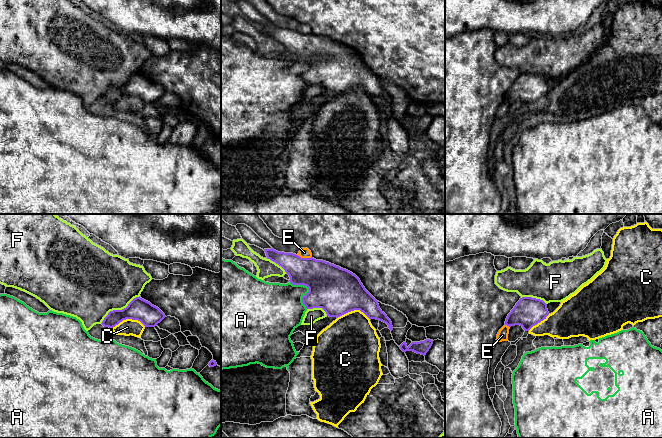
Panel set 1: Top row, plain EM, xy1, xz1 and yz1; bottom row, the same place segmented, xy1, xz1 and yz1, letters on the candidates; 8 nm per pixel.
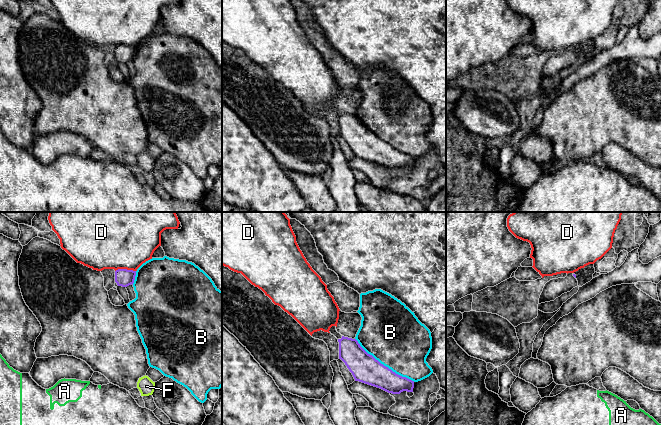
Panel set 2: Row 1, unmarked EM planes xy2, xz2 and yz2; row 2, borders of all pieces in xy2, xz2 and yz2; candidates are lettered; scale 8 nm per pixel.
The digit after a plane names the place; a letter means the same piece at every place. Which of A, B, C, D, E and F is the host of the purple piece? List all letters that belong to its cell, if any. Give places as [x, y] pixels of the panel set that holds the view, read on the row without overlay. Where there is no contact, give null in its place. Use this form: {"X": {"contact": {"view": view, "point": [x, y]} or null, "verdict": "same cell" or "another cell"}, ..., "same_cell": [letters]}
{"A": {"contact": {"view": "xz1", "point": [309, 65]}, "verdict": "another cell"}, "B": {"contact": {"view": "xz2", "point": [383, 141]}, "verdict": "another cell"}, "C": {"contact": {"view": "xy1", "point": [128, 94]}, "verdict": "another cell"}, "D": {"contact": {"view": "xy2", "point": [125, 45]}, "verdict": "another cell"}, "E": {"contact": {"view": "xz1", "point": [304, 34]}, "verdict": "another cell"}, "F": {"contact": {"view": "xy1", "point": [118, 86]}, "verdict": "another cell"}, "same_cell": []}

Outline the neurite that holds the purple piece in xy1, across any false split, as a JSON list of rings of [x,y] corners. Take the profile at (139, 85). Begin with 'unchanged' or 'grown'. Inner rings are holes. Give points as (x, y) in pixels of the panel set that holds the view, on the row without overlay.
unchanged; [[[136,73],[126,84],[110,87],[101,100],[104,103],[113,104],[123,96],[132,95],[140,97],[145,103],[155,103],[165,93],[165,90],[158,83]]]

